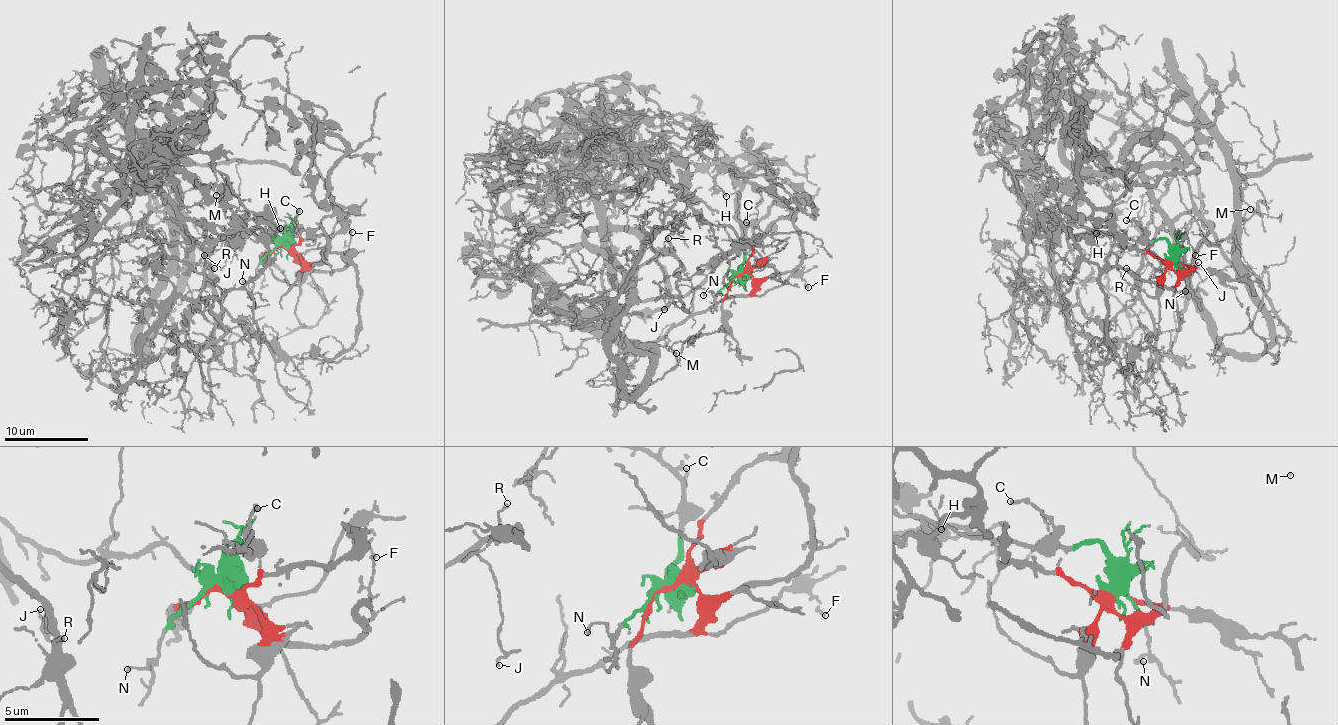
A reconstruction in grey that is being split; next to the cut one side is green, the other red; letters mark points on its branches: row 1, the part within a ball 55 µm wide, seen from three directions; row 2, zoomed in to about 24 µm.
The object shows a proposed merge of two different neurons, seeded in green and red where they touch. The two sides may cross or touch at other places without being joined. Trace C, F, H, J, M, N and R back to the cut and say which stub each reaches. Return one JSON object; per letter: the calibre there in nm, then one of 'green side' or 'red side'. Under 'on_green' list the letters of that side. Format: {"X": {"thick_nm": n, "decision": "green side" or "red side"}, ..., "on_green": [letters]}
{"C": {"thick_nm": 160, "decision": "green side"}, "F": {"thick_nm": 130, "decision": "red side"}, "H": {"thick_nm": 140, "decision": "red side"}, "J": {"thick_nm": 100, "decision": "red side"}, "M": {"thick_nm": 130, "decision": "red side"}, "N": {"thick_nm": 140, "decision": "green side"}, "R": {"thick_nm": 130, "decision": "red side"}, "on_green": ["C", "N"]}

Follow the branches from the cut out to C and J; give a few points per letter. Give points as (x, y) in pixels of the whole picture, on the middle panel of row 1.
C: (740, 274), (746, 222)
J: (740, 274), (753, 290), (690, 313), (648, 344), (650, 355), (606, 322), (622, 279), (652, 260), (663, 310)

